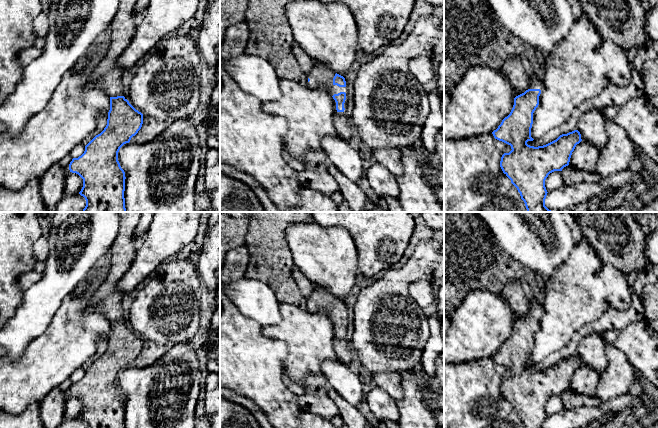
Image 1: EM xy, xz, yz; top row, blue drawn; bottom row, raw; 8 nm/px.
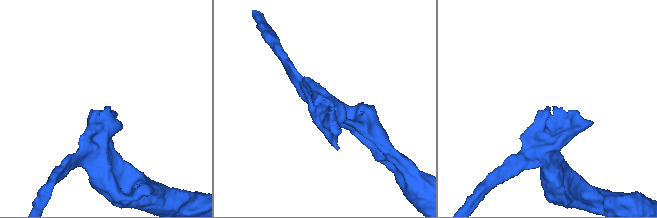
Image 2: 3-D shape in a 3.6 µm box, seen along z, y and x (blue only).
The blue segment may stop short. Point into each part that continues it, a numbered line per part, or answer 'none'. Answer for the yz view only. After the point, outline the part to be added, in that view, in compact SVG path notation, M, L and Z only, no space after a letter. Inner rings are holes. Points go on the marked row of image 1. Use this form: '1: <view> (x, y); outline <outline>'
1: yz (535, 81); outline M539 69L529 77L529 89L543 89L542 75Z

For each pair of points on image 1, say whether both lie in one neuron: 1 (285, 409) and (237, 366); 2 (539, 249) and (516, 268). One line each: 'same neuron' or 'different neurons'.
1: same neuron
2: different neurons

